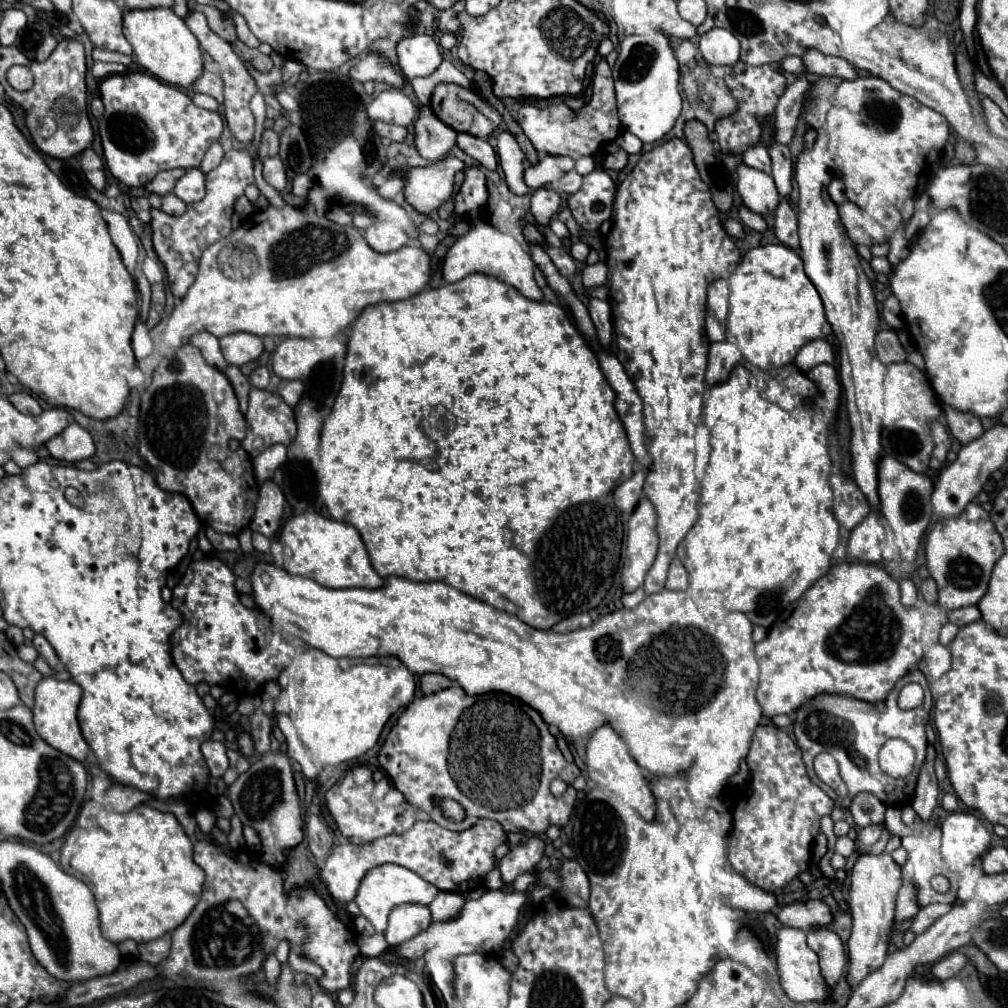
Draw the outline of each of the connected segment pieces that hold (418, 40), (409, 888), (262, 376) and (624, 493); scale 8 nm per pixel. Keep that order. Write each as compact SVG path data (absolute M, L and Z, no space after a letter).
M412 35L398 43L398 63L408 79L432 75L442 61L438 43L429 35Z
M378 865L372 871L368 871L364 875L364 879L360 881L358 893L356 893L356 905L360 907L360 913L376 929L376 933L384 933L386 931L386 921L388 921L388 913L392 907L402 905L402 903L422 903L422 905L430 905L432 899L438 895L438 889L434 885L430 885L428 881L424 881L422 877L418 877L414 871L400 867L400 865Z
M258 367L258 369L254 369L254 373L250 375L250 383L252 383L252 387L266 389L268 381L270 381L270 371L268 371L266 367Z
M636 471L630 479L626 479L624 483L620 483L614 489L614 503L616 503L616 507L620 511L624 511L624 513L632 513L634 511L636 503L642 497L644 479L646 479L646 473L644 471Z

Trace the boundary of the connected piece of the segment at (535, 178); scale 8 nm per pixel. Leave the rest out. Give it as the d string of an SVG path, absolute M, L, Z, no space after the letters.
M542 155L538 165L524 169L524 183L530 189L540 189L540 187L544 187L548 183L558 181L560 177L564 177L572 169L574 169L574 161L568 159L568 157Z

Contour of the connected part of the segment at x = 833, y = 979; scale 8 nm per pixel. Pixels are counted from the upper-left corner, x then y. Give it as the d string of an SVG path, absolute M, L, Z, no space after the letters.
M816 927L808 931L808 947L820 957L820 969L826 983L830 987L836 985L846 969L846 953L840 937L828 927Z

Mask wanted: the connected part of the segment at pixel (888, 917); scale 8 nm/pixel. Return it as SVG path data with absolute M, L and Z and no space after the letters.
M862 853L856 857L856 863L850 873L850 913L852 913L852 935L848 939L850 965L848 965L848 983L856 987L868 973L878 969L886 959L888 933L894 923L894 903L898 889L902 885L900 865L886 853Z

